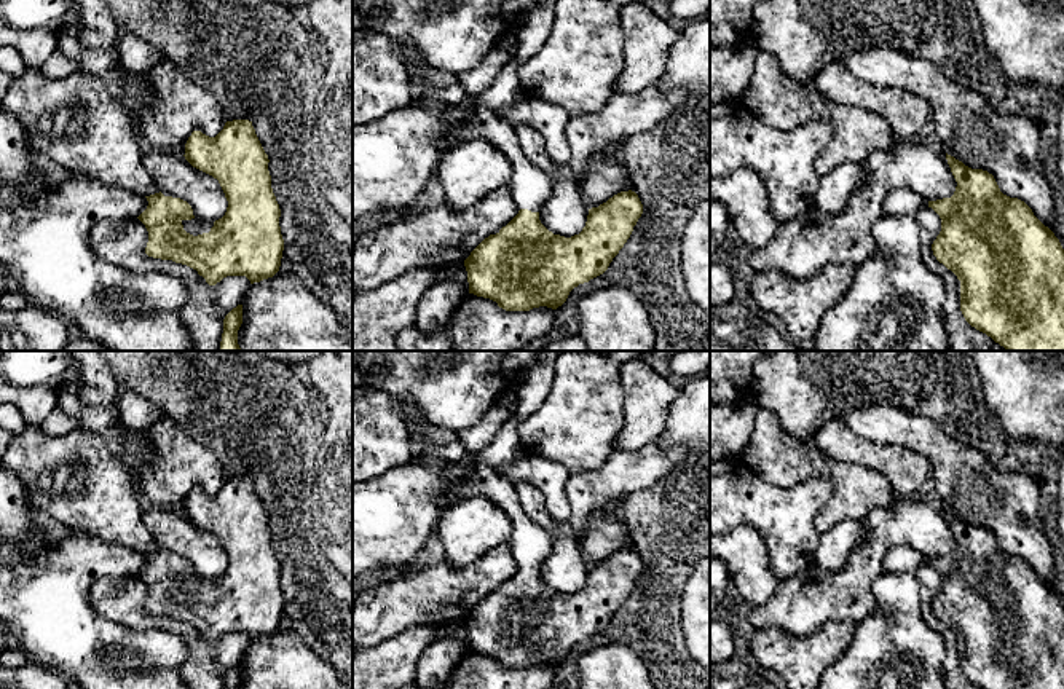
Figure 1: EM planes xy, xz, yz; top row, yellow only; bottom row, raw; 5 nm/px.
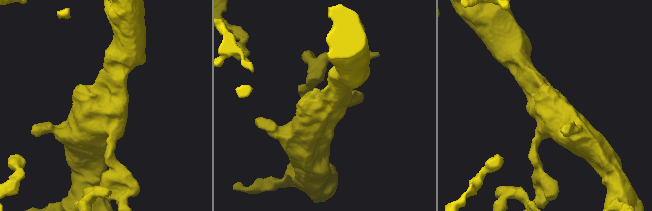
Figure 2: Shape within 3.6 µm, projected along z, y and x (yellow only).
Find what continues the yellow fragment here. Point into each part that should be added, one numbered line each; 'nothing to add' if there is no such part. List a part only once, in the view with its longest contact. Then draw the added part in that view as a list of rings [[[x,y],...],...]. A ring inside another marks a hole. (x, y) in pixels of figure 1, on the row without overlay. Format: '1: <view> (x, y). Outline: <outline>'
1: xz (530, 544). Outline: [[[512,415],[496,432],[493,442],[474,455],[471,474],[455,488],[439,496],[439,504],[451,507],[471,496],[485,496],[504,509],[514,530],[510,553],[517,566],[539,569],[550,552],[550,536],[523,512],[515,483],[504,474],[523,447],[518,437],[518,419]]]

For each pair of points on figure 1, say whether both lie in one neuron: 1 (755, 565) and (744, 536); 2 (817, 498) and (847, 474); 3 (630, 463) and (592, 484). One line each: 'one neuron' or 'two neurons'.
1: one neuron
2: two neurons
3: one neuron

